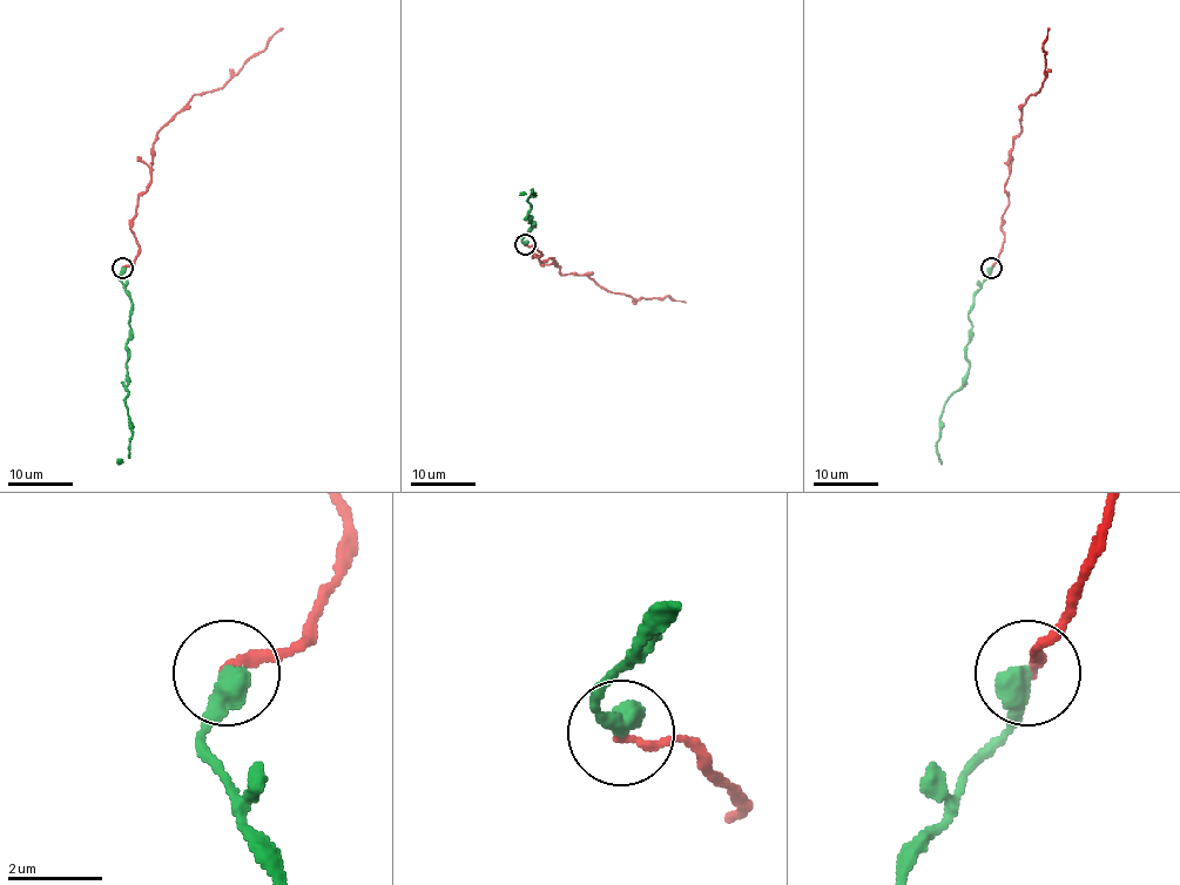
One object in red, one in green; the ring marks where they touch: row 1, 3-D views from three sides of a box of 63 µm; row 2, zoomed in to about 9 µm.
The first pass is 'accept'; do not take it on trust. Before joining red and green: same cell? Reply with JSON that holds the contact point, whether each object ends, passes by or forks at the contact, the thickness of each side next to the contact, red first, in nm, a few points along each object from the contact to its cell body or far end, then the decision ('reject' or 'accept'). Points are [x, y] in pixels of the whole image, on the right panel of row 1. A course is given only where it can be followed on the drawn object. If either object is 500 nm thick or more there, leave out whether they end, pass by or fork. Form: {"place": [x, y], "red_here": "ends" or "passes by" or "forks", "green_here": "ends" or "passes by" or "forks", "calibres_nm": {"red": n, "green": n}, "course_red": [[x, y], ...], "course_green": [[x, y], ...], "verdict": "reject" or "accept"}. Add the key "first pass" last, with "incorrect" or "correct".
{"place": [991, 268], "calibres_nm": {"red": 200, "green": 550}, "course_red": [[991, 268], [1005, 237], [1010, 150], [1020, 129], [1023, 105], [1045, 76], [1049, 28]], "course_green": [[991, 268], [968, 315], [972, 326], [965, 346], [969, 373], [939, 419], [936, 453], [941, 461]], "verdict": "accept", "first pass": "correct"}

